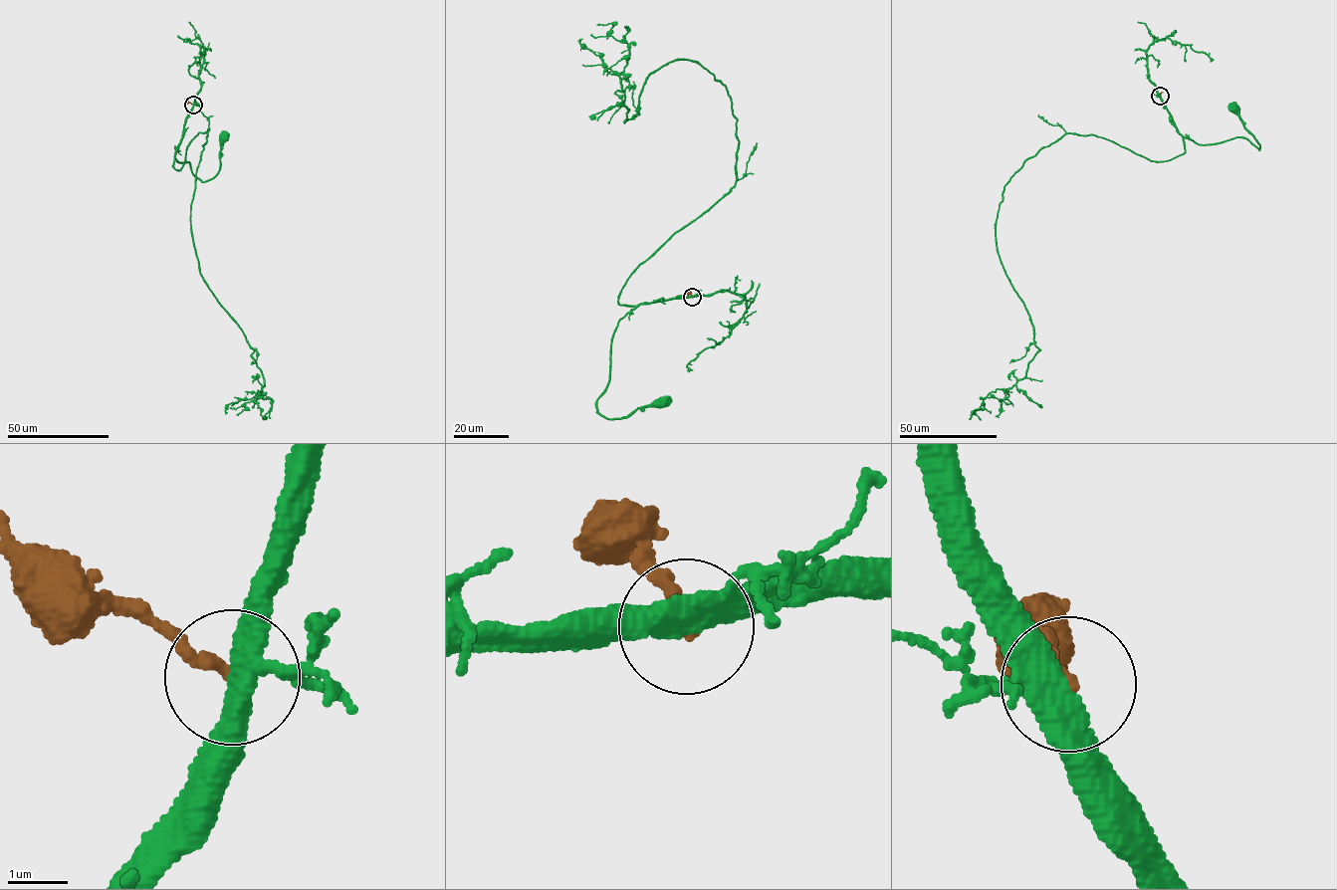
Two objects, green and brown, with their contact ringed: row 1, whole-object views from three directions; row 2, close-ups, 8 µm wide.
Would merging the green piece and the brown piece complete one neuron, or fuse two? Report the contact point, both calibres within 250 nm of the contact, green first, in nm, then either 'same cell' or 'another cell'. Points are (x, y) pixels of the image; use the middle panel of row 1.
at (692, 297); 360 nm thick on the green side, 200 nm on the other; another cell

